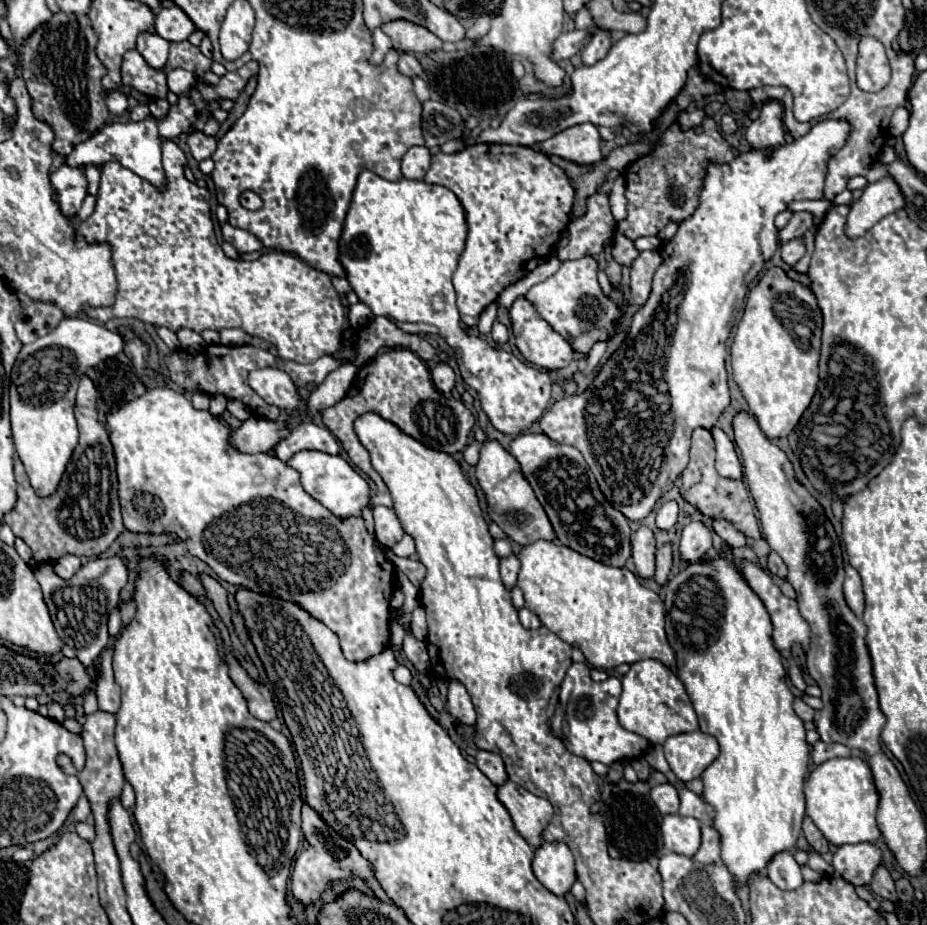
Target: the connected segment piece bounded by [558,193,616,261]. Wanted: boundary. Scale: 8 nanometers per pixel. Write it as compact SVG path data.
M594 193L586 201L586 213L576 217L568 225L570 241L566 247L558 249L558 259L580 259L580 257L594 257L604 251L604 245L612 243L616 221L610 213L610 203L606 193Z

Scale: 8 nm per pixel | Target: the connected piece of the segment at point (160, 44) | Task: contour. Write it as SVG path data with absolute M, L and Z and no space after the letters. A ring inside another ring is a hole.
M144 33L140 35L136 49L152 69L162 71L168 61L168 45L170 43L166 39L160 39L158 35L152 33Z

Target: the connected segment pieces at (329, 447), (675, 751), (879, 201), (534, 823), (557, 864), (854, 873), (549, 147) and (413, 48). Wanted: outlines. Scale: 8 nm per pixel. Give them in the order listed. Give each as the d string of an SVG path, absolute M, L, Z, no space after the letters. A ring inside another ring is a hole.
M300 419L298 423L292 421L288 427L288 437L280 439L274 447L274 453L278 459L288 461L294 453L302 451L302 449L316 449L316 451L324 451L324 453L338 453L340 445L336 441L336 437L320 425L314 425L312 421Z
M702 731L680 733L666 739L664 755L674 775L682 783L688 783L702 777L702 773L718 759L718 743Z
M890 175L882 177L876 183L868 183L864 187L862 197L856 203L852 203L846 223L846 235L856 239L864 235L882 217L902 207L904 207L904 195Z
M512 781L498 785L498 799L508 809L518 833L530 845L538 847L542 843L540 833L552 819L552 805L530 791L522 791Z
M542 843L534 851L532 871L554 895L566 895L576 879L574 857L566 843Z
M856 843L838 847L832 867L854 887L866 887L872 883L872 875L882 863L882 849L876 843Z
M582 123L578 127L566 129L566 133L560 133L544 143L534 145L534 149L544 151L546 155L560 155L574 163L596 163L602 159L600 153L600 133L598 125L594 123Z
M408 21L386 23L382 31L392 39L394 49L402 53L426 53L442 49L442 41L434 33L430 33L426 27Z

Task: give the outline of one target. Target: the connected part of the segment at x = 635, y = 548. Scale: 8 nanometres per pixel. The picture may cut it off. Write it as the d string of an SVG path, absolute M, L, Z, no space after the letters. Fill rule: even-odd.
M640 527L632 537L632 557L636 565L636 573L640 579L654 579L656 573L656 541L648 527Z

